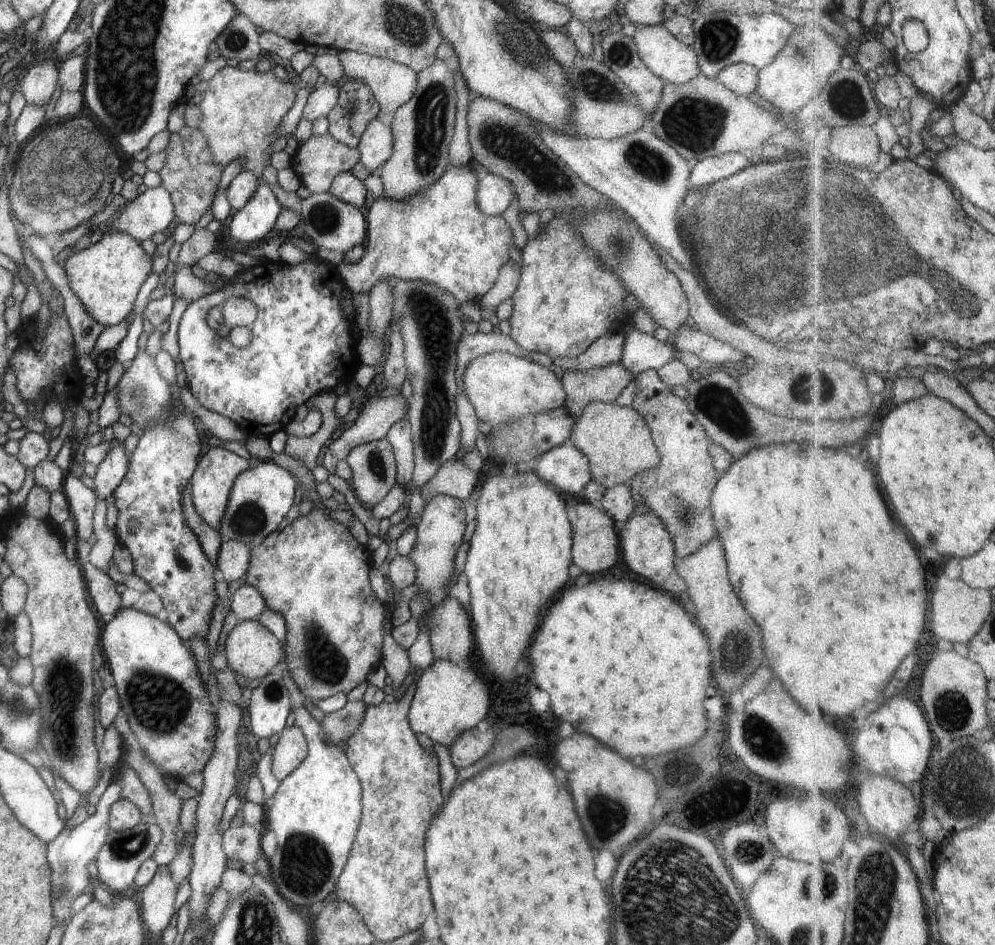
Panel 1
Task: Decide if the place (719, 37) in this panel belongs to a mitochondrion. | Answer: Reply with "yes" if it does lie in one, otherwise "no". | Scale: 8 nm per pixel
yes

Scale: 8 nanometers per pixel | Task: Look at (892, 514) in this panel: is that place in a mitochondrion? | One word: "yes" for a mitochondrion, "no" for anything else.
no

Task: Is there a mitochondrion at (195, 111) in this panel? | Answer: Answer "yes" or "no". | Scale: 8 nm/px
no

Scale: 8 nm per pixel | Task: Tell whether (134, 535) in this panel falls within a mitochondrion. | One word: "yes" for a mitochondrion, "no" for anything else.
no

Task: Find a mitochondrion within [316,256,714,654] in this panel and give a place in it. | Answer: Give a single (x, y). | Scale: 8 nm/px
(431, 319)

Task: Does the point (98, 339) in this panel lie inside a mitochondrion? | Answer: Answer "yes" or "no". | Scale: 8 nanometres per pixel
no

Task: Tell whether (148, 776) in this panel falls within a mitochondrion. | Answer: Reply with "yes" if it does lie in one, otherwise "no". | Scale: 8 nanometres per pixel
no

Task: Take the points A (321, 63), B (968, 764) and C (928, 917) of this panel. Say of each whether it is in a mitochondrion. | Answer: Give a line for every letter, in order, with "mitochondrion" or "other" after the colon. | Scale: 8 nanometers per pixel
A: other
B: mitochondrion
C: other

